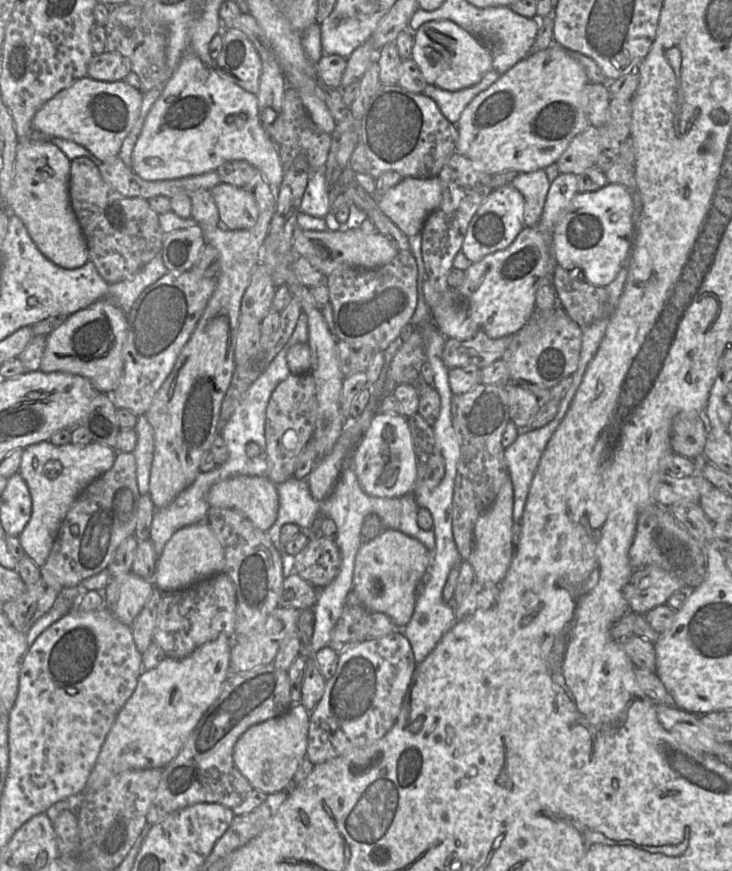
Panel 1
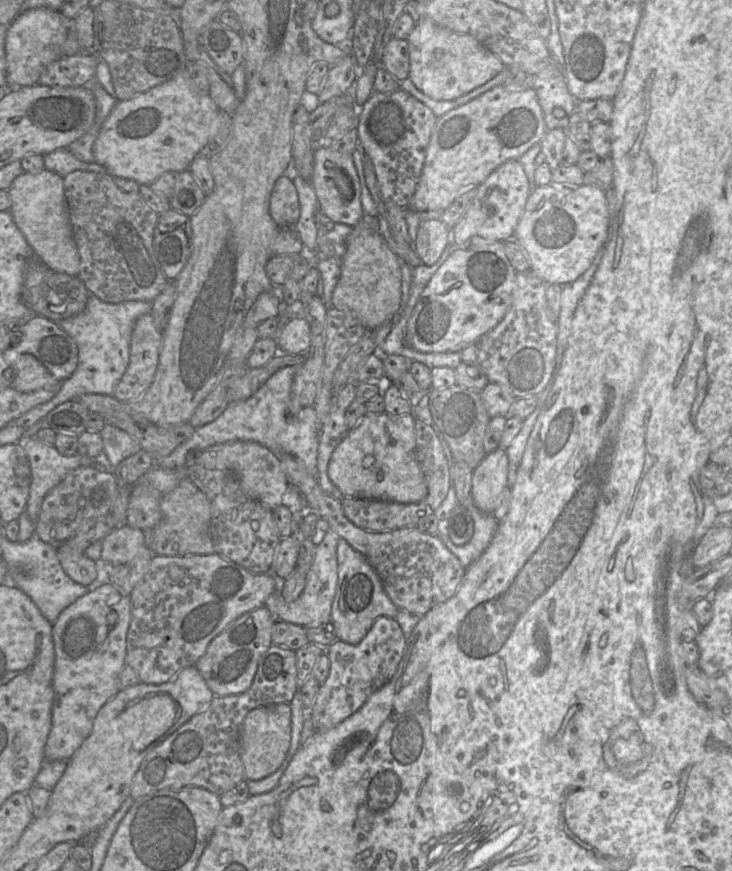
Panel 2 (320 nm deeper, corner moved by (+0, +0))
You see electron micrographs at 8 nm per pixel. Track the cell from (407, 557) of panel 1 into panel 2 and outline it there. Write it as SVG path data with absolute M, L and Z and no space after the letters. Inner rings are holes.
M340 538L337 544L338 582L331 608L336 640L358 644L380 616L395 618L399 609L386 594L382 582L367 559Z

